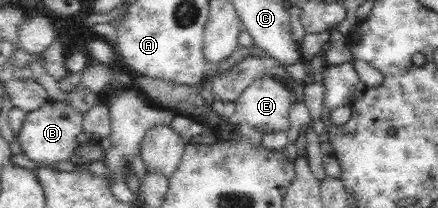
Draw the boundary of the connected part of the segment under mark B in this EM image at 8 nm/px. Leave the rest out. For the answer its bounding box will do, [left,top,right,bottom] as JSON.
[16,101,83,172]

